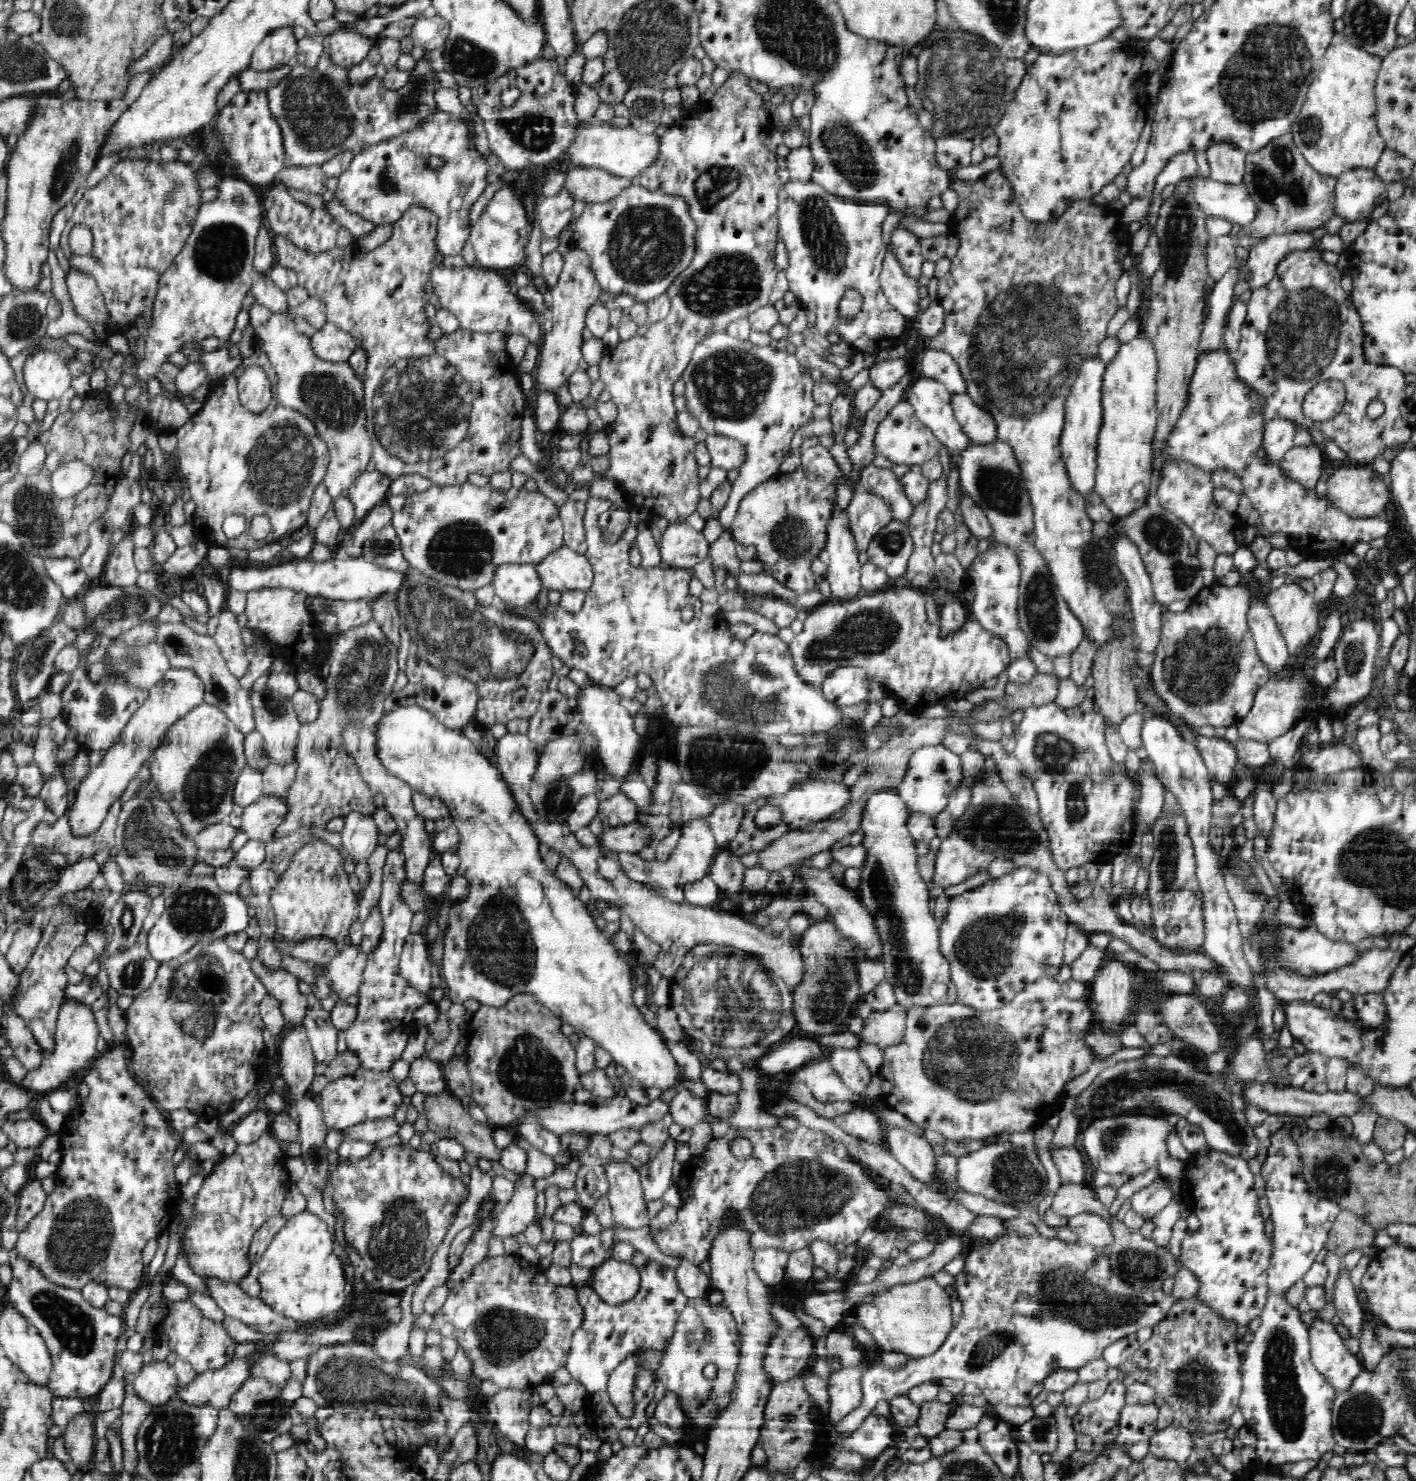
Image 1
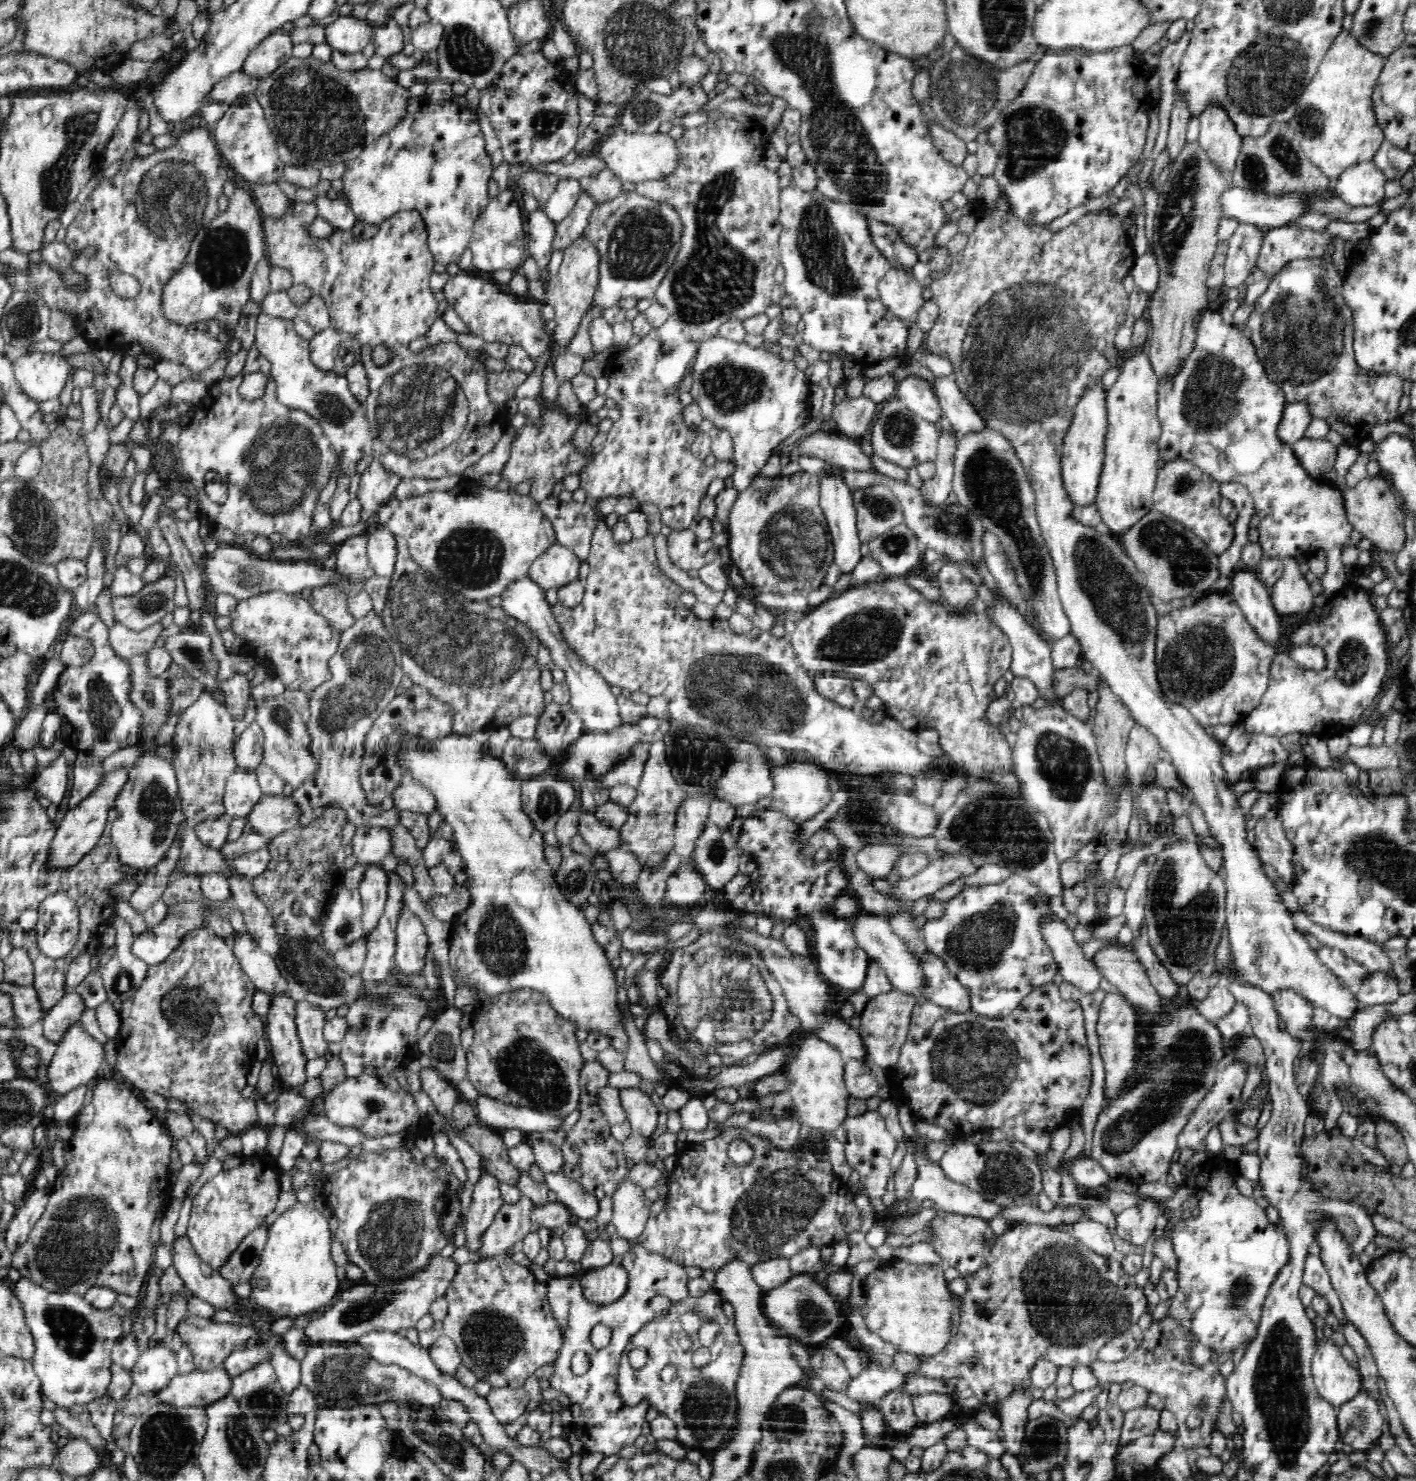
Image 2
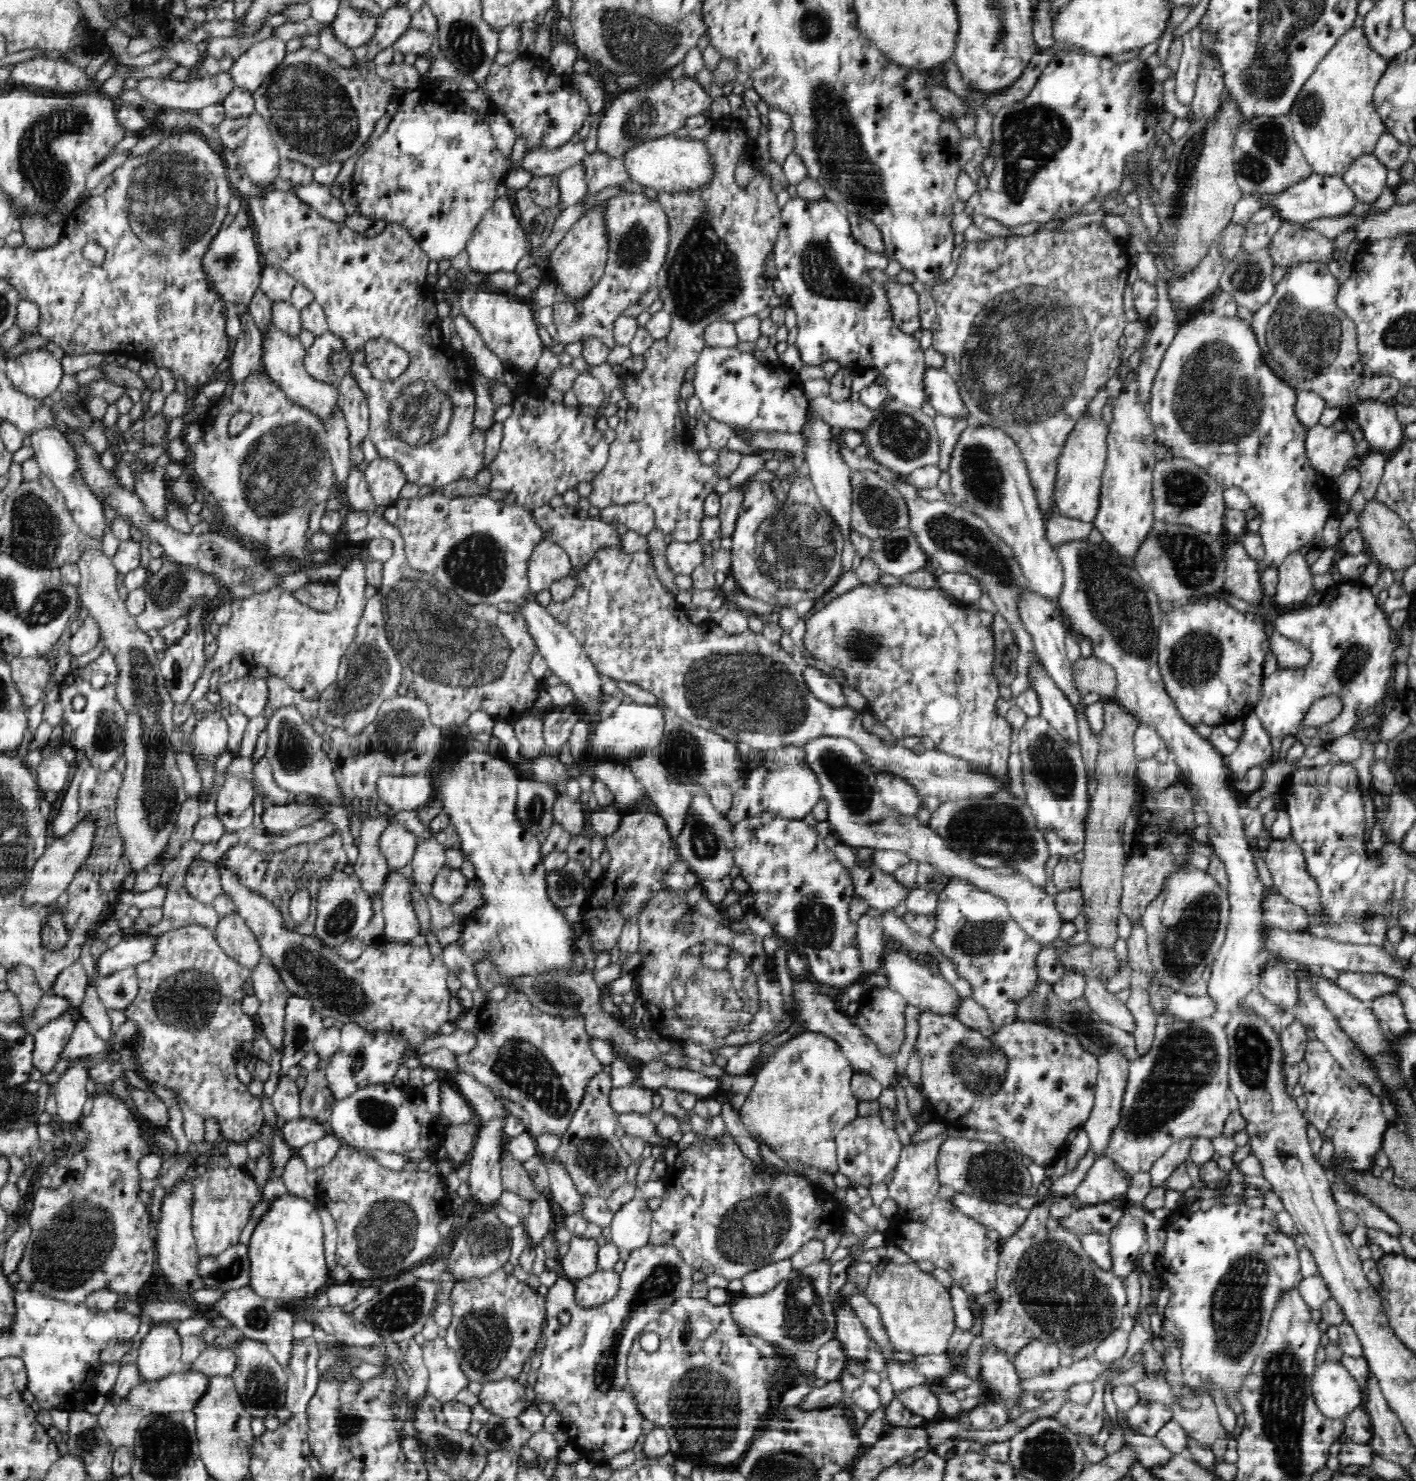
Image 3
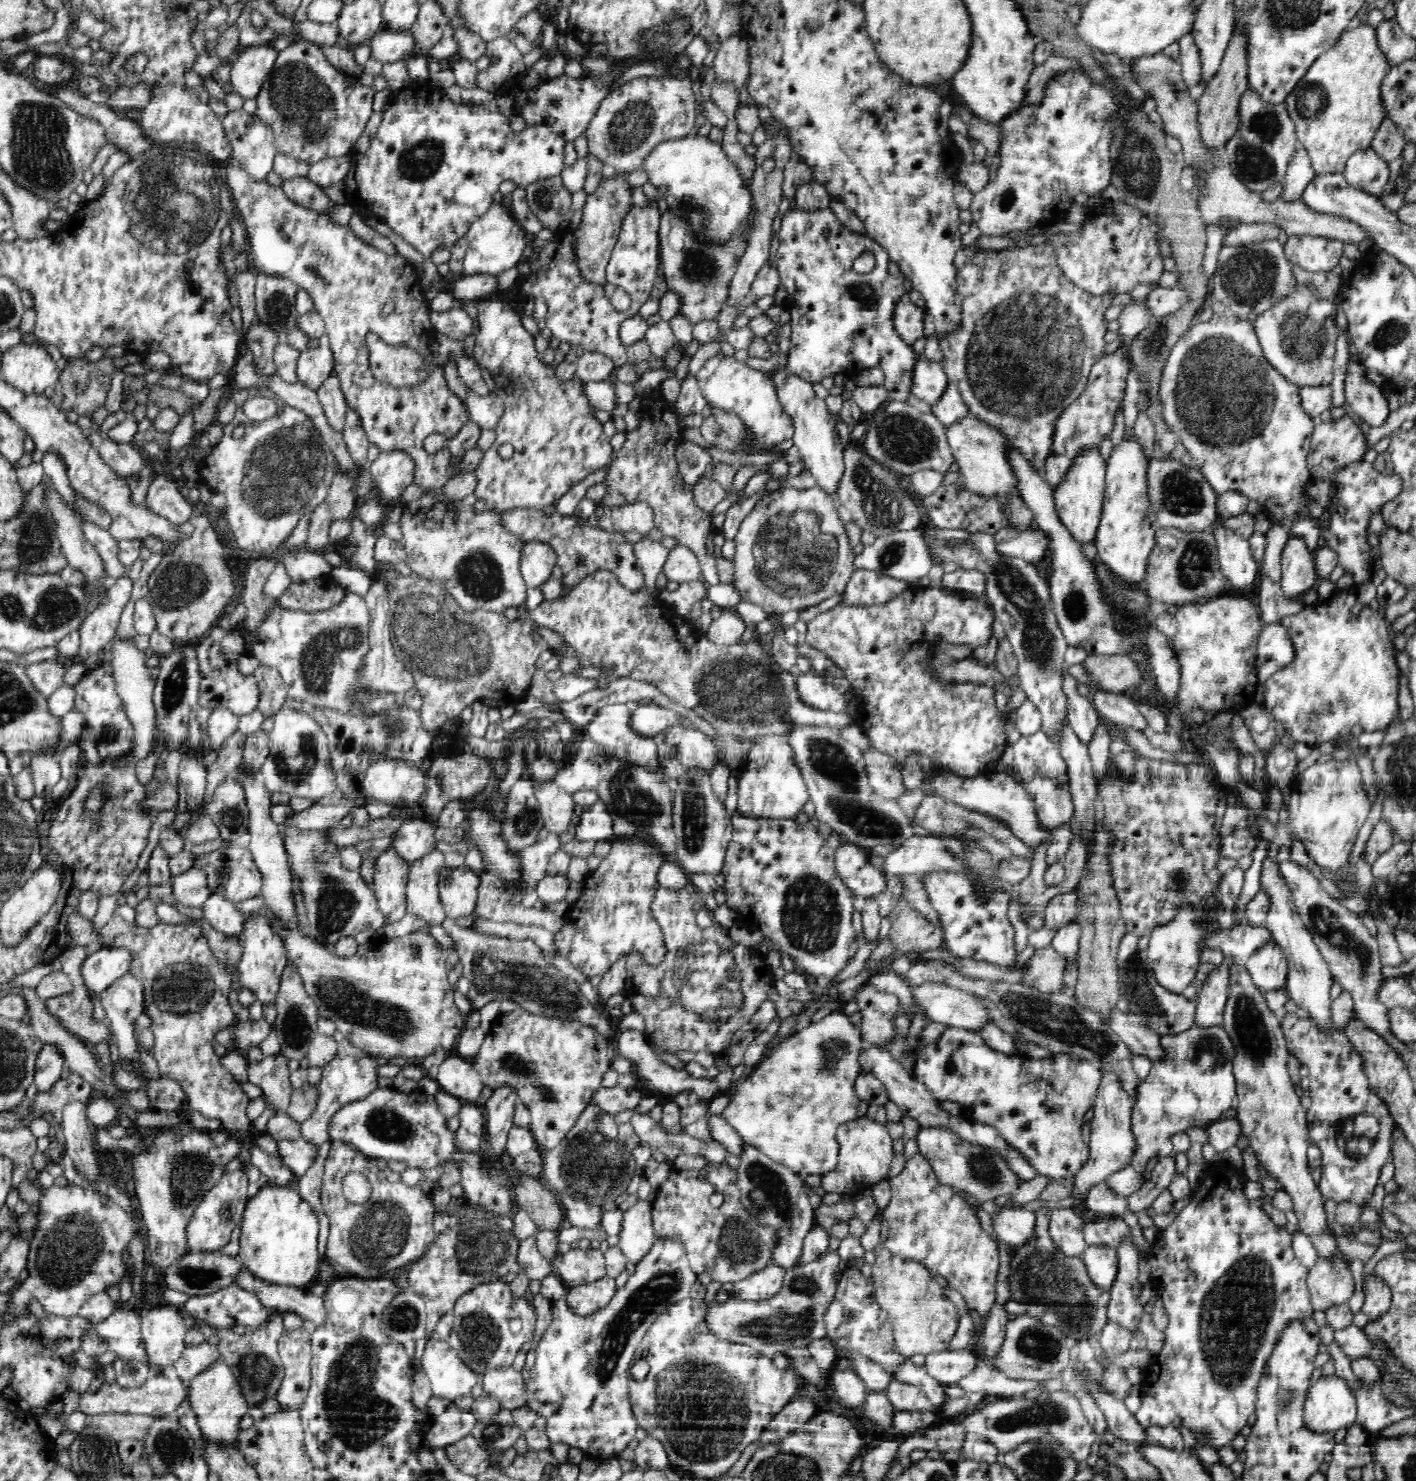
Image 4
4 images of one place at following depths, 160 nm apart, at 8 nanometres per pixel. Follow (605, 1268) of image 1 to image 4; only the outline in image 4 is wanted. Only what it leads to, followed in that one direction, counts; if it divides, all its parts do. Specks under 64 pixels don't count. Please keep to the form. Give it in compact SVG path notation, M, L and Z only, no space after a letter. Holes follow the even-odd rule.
M606 1275L600 1280L569 1288L565 1297L574 1312L588 1314L604 1308L612 1300L616 1291L615 1279Z

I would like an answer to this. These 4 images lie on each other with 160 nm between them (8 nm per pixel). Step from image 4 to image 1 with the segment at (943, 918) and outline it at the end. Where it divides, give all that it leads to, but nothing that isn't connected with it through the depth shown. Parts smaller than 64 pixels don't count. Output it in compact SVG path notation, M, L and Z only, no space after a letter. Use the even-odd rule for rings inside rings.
M1027 866L1017 867L960 896L951 897L946 917L940 924L941 952L950 962L957 1002L982 1012L993 1011L1009 1003L1039 977L1054 978L1063 964L1068 924L1068 916L1062 911L1049 876Z

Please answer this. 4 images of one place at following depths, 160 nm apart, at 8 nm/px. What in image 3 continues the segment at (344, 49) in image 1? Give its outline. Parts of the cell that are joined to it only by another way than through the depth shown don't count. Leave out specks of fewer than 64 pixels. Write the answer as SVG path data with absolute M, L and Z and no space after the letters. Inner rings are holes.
M346 5L340 6L336 19L331 23L334 35L346 47L354 49L368 44L374 37L377 20L366 12Z

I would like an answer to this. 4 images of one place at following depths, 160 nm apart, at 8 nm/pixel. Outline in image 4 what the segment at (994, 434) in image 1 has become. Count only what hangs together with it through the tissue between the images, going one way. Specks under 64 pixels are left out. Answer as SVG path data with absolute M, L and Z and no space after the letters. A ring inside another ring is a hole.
M921 356L913 370L914 396L924 400L931 406L942 398L948 388L949 377L942 362L936 362Z

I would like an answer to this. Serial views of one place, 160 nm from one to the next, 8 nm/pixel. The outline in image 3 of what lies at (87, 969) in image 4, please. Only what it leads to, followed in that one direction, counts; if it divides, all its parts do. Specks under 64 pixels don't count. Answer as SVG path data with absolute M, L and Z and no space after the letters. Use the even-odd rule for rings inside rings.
M134 936L130 940L122 940L120 944L116 944L100 956L95 968L98 977L105 978L120 970L136 968L142 963L149 962L157 954L158 943L158 936Z

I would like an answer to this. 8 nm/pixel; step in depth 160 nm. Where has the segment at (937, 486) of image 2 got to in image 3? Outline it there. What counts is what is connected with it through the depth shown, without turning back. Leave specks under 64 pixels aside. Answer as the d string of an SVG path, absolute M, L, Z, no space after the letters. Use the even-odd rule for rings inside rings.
M936 413L934 423L937 429L940 446L940 459L938 468L941 473L950 470L950 462L952 454L956 448L956 444L960 439L960 434L966 430L967 420L954 420L950 416Z

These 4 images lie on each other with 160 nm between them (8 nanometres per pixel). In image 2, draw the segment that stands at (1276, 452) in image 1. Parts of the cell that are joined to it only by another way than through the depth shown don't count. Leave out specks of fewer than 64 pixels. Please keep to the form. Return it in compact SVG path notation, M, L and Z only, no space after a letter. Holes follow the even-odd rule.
M1306 402L1288 403L1282 412L1282 421L1278 425L1277 436L1285 443L1292 445L1301 440L1311 423L1310 407Z

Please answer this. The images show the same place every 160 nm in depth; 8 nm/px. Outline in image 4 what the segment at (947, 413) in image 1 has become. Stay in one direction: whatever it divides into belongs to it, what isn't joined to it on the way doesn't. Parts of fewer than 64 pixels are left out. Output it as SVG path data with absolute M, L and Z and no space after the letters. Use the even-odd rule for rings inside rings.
M797 205L795 209L788 210L781 221L776 261L781 283L788 292L782 306L791 316L791 345L787 353L787 369L814 384L824 380L826 376L836 375L838 372L846 373L858 364L866 369L878 366L885 374L889 400L905 402L912 394L913 370L921 355L916 355L912 344L902 340L893 325L895 304L906 291L903 287L905 277L894 277L888 273L888 262L891 261L888 251L873 238L860 237L849 230L839 222L830 206L808 210ZM824 231L828 231L830 235L826 237ZM866 251L872 254L873 267L868 276L863 276L853 269L853 260Z

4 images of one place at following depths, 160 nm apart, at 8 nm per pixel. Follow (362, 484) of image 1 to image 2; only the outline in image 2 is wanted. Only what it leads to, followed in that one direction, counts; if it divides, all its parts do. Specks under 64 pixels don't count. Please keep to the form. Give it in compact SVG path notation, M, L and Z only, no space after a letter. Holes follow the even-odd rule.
M376 458L372 460L372 464L360 476L360 487L356 497L362 506L362 521L368 520L393 498L401 480L402 478L394 475L394 472L386 471Z

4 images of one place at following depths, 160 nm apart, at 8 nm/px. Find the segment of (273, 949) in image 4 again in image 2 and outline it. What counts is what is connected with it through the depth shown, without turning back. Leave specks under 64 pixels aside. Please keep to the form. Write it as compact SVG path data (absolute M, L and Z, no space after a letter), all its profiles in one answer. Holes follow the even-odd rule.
M278 994L277 997L271 997L271 1007L264 1016L265 1033L267 1045L270 1051L270 1060L278 1068L279 1082L285 1087L299 1089L306 1082L306 1059L305 1050L302 1049L301 1038L298 1037L297 1024L295 1023L295 1008L297 1002L287 994Z

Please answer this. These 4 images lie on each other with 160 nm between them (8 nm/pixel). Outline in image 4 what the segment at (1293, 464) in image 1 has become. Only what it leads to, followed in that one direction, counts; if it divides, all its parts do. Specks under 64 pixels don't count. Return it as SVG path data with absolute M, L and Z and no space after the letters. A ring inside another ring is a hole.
M1344 415L1340 420L1331 422L1317 421L1311 437L1308 469L1315 479L1332 480L1340 475L1350 464L1363 460L1368 451L1366 436L1349 415Z

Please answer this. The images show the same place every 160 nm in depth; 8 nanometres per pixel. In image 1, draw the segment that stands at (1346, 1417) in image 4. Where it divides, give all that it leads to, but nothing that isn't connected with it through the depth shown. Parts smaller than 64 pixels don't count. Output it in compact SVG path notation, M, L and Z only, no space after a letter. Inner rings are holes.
M1313 1311L1314 1322L1308 1328L1311 1361L1327 1381L1330 1388L1333 1388L1337 1394L1350 1389L1355 1377L1362 1369L1362 1360L1359 1355L1352 1355L1344 1345L1344 1339L1338 1335L1334 1325L1330 1322L1321 1321L1316 1318L1316 1312Z

